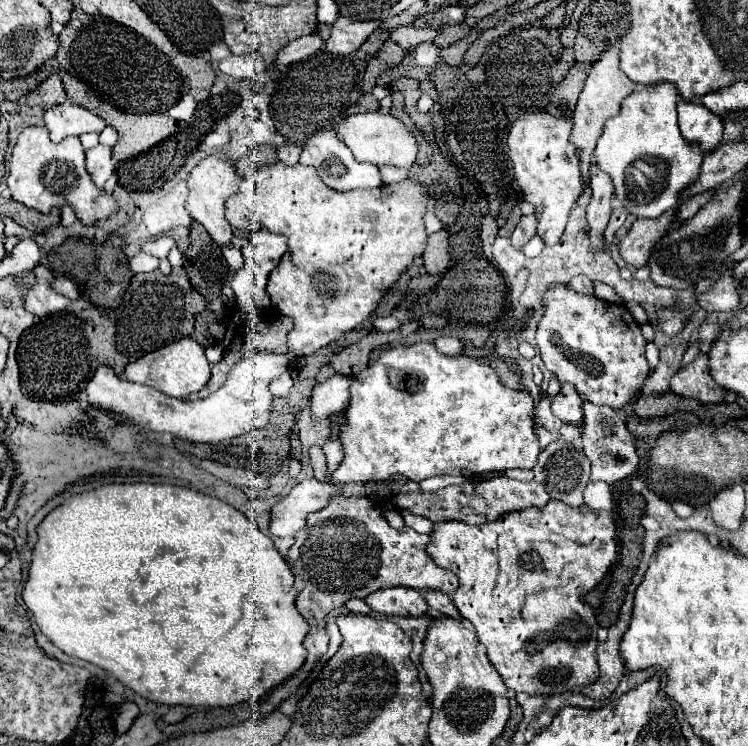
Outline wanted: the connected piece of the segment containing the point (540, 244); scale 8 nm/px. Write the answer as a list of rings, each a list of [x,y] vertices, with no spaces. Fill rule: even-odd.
[[[535,235],[531,240],[523,247],[524,254],[529,258],[534,258],[539,255],[539,253],[543,250],[545,247],[545,243],[543,242],[543,239]]]

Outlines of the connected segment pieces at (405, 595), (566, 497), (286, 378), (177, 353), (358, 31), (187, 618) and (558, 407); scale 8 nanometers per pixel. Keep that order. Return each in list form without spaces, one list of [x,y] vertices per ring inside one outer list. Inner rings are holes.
[[[387,588],[387,590],[377,590],[369,594],[367,604],[375,612],[381,614],[393,614],[393,616],[423,616],[427,614],[429,606],[425,604],[425,596],[419,590],[413,588]]]
[[[551,442],[547,448],[539,452],[533,474],[535,474],[535,482],[543,484],[551,498],[561,500],[573,508],[583,504],[583,490],[589,482],[589,460],[581,448],[573,446],[571,442]]]
[[[287,371],[286,373],[273,379],[271,382],[271,393],[275,394],[275,396],[285,396],[287,392],[290,392],[292,384],[293,379],[290,373]]]
[[[185,336],[183,340],[177,340],[175,344],[167,344],[151,354],[127,364],[125,376],[131,378],[131,382],[139,382],[139,384],[147,384],[151,388],[157,388],[159,392],[163,392],[167,396],[185,398],[193,392],[199,392],[209,382],[211,366],[205,358],[203,348],[193,338]]]
[[[339,18],[331,26],[331,36],[325,42],[325,48],[331,54],[349,55],[358,50],[380,24],[380,20],[357,21],[351,18]]]
[[[105,484],[65,500],[39,524],[37,534],[39,540],[33,548],[33,562],[23,590],[23,600],[33,612],[41,632],[65,654],[87,660],[111,672],[123,686],[151,702],[197,708],[229,708],[241,702],[255,702],[275,686],[289,680],[307,658],[303,640],[307,636],[309,624],[295,606],[297,592],[293,588],[293,574],[289,564],[277,552],[273,540],[267,534],[263,534],[243,512],[235,510],[219,498],[173,484]]]
[[[563,384],[561,392],[551,402],[553,414],[569,424],[583,424],[583,396],[573,384]]]

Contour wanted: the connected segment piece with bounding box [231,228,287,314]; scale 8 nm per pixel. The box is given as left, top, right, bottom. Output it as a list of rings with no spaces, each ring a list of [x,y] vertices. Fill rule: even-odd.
[[[261,228],[261,230],[257,230],[251,236],[249,244],[245,248],[241,248],[241,250],[243,250],[243,256],[245,256],[245,266],[235,274],[235,278],[231,282],[231,288],[235,292],[235,298],[237,298],[237,302],[241,304],[241,308],[245,312],[255,312],[255,314],[267,312],[271,308],[271,300],[269,300],[269,296],[265,292],[265,286],[267,286],[267,280],[269,280],[271,270],[279,264],[281,256],[287,250],[287,238],[285,236],[279,236],[279,234],[271,234],[269,230]]]

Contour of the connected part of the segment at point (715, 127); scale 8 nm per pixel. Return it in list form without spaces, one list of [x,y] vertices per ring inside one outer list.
[[[685,100],[677,104],[677,112],[681,134],[689,144],[697,144],[703,154],[715,150],[721,144],[723,124],[717,114],[713,114],[699,102]]]

